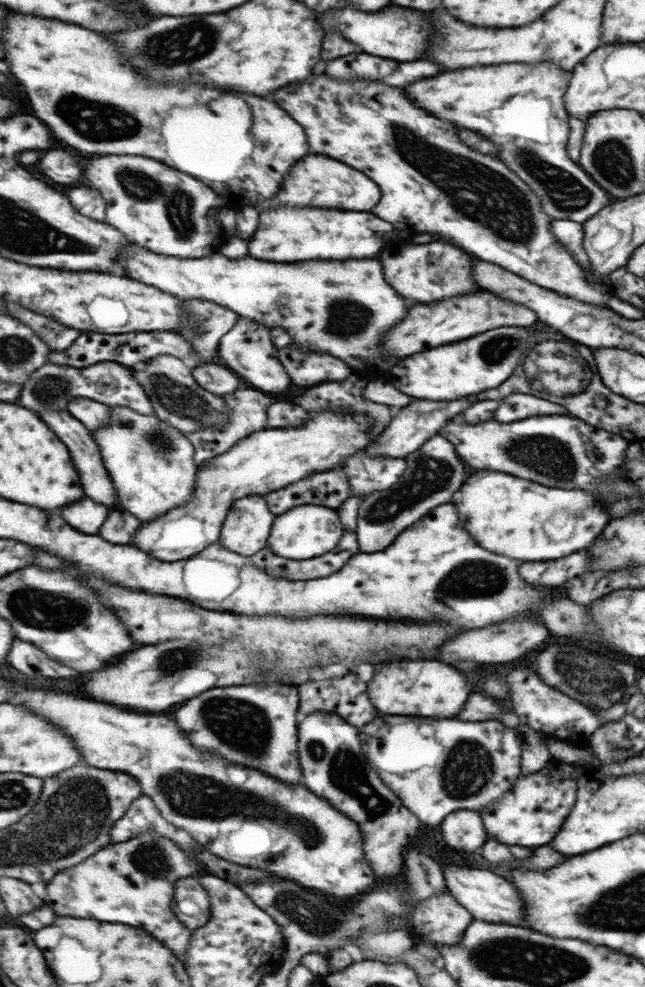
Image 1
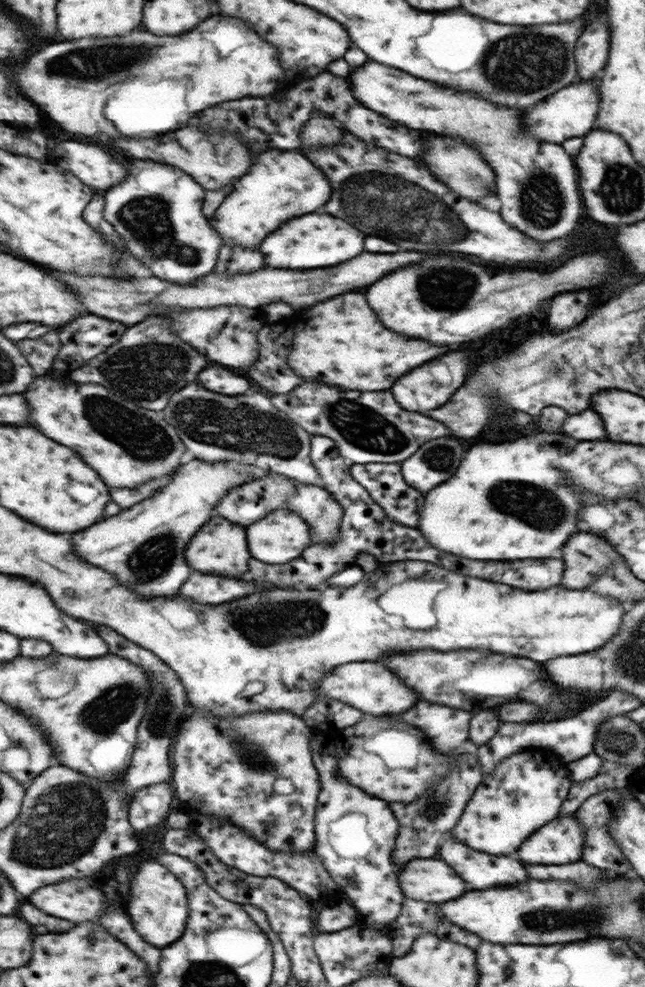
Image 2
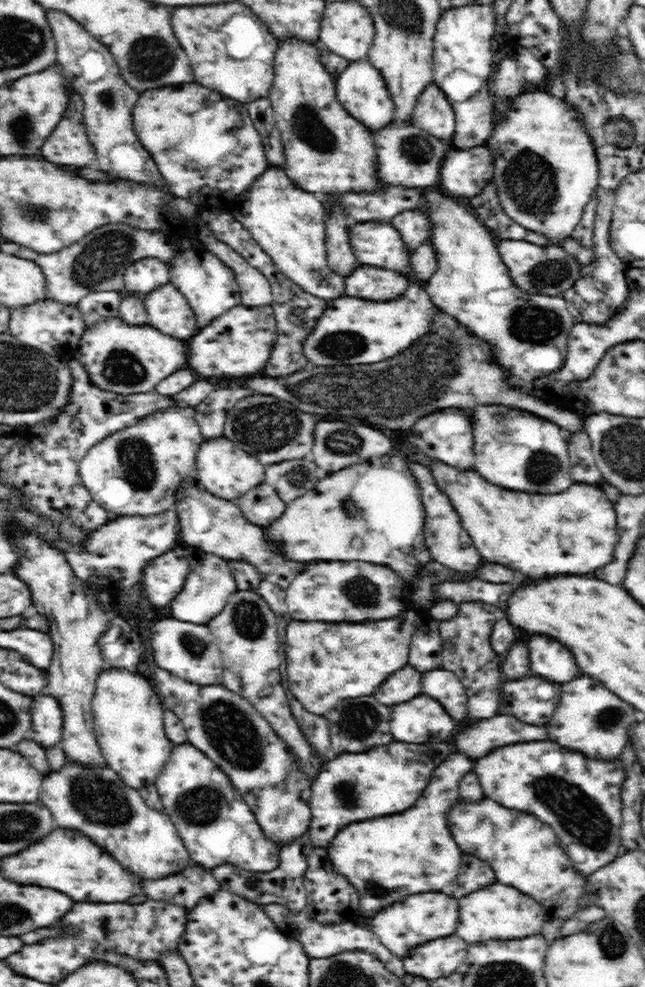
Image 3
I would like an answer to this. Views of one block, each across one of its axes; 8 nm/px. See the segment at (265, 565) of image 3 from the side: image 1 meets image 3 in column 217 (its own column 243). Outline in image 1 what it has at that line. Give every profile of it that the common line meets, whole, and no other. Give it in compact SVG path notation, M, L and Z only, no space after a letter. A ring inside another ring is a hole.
M255 494L239 498L239 504L235 504L235 512L231 512L231 516L227 516L227 524L223 526L223 536L221 536L219 543L230 551L243 556L253 556L259 550L262 551L263 548L267 548L271 528L275 522L273 516L275 514L269 508L265 495Z

